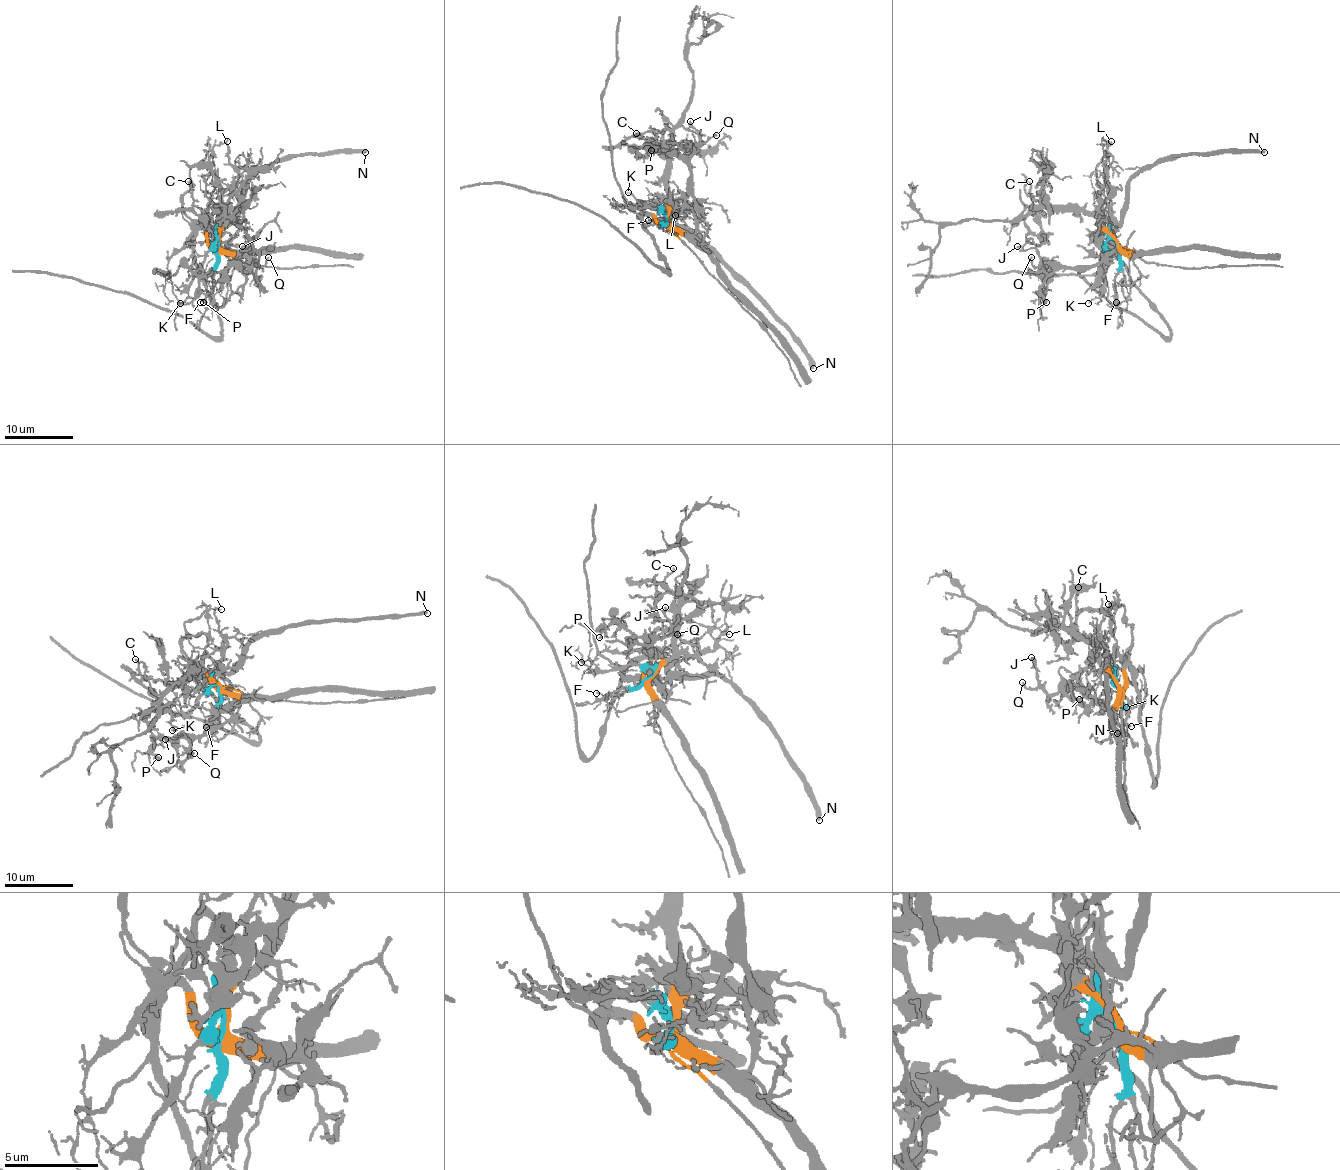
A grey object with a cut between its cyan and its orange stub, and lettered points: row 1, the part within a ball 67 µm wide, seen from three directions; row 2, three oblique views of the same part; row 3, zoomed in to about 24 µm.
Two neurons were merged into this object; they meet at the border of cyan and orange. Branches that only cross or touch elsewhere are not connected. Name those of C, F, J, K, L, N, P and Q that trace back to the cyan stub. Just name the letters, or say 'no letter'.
F, K, L, N

